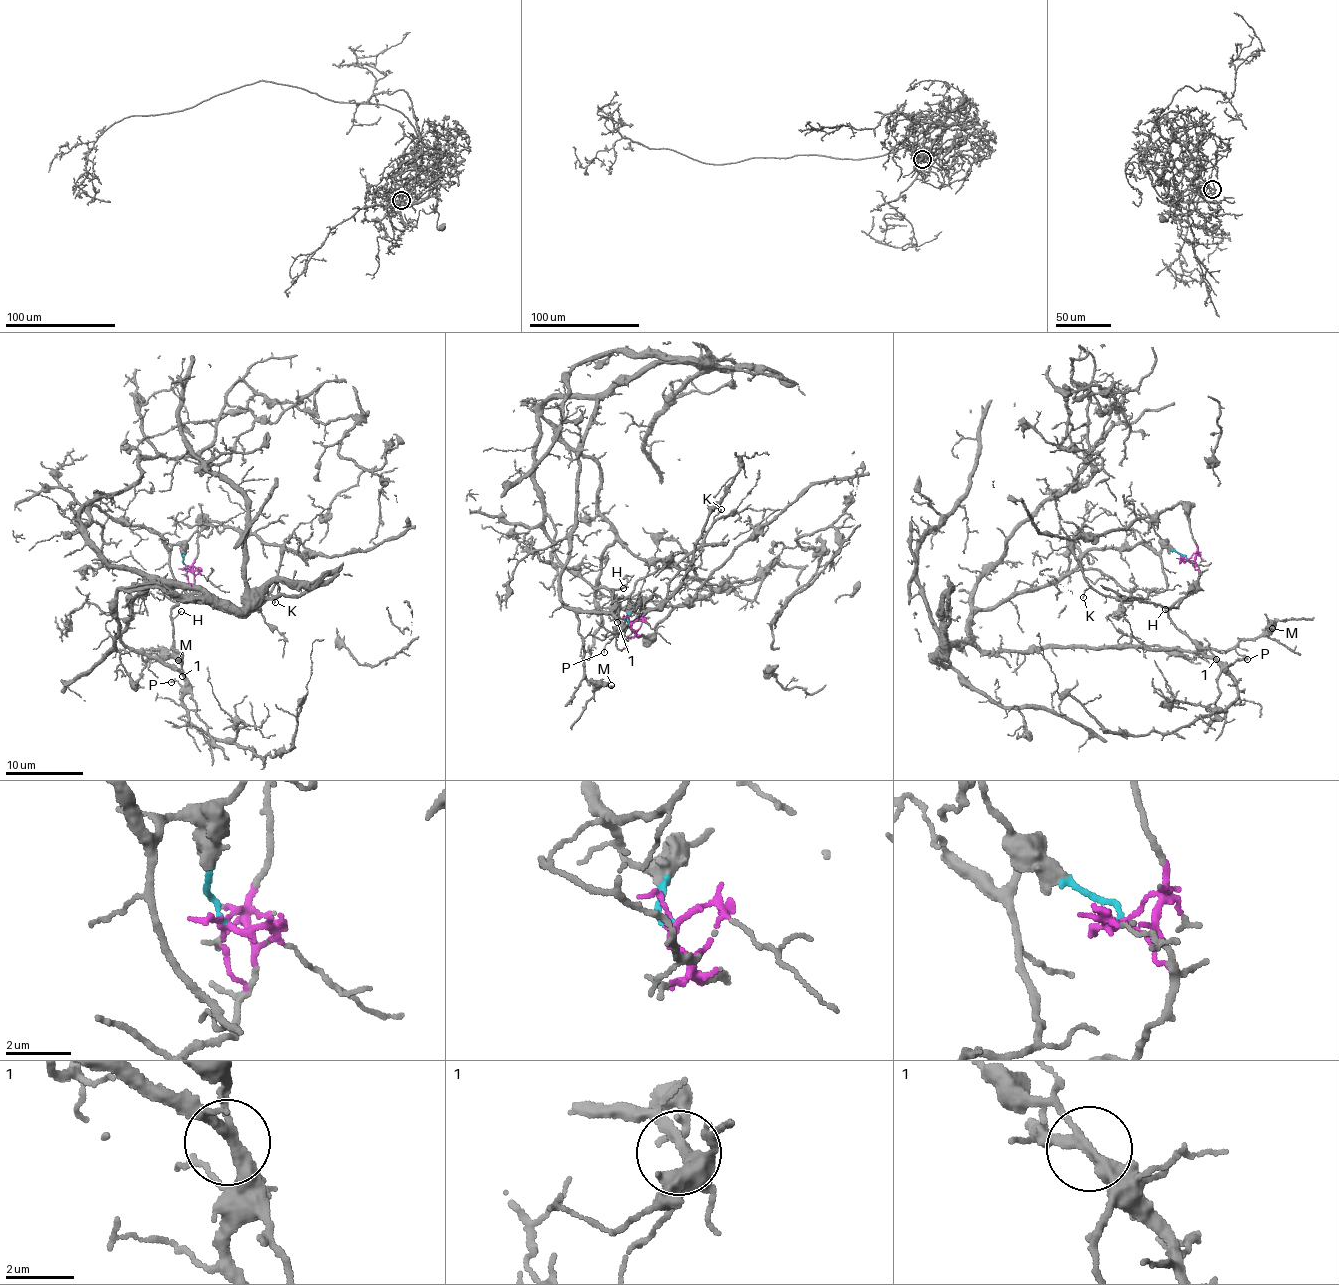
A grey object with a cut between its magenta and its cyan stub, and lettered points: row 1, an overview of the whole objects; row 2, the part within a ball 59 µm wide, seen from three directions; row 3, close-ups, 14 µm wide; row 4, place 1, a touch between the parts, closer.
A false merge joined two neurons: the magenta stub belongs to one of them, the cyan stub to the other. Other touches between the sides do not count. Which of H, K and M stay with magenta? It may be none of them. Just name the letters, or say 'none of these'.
H

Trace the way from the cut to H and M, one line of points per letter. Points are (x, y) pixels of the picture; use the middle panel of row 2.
H: (631, 623), (634, 630), (619, 615), (618, 598), (613, 589), (623, 588)
M: (631, 623), (543, 526), (548, 399), (598, 402), (559, 596), (589, 681), (610, 685)

